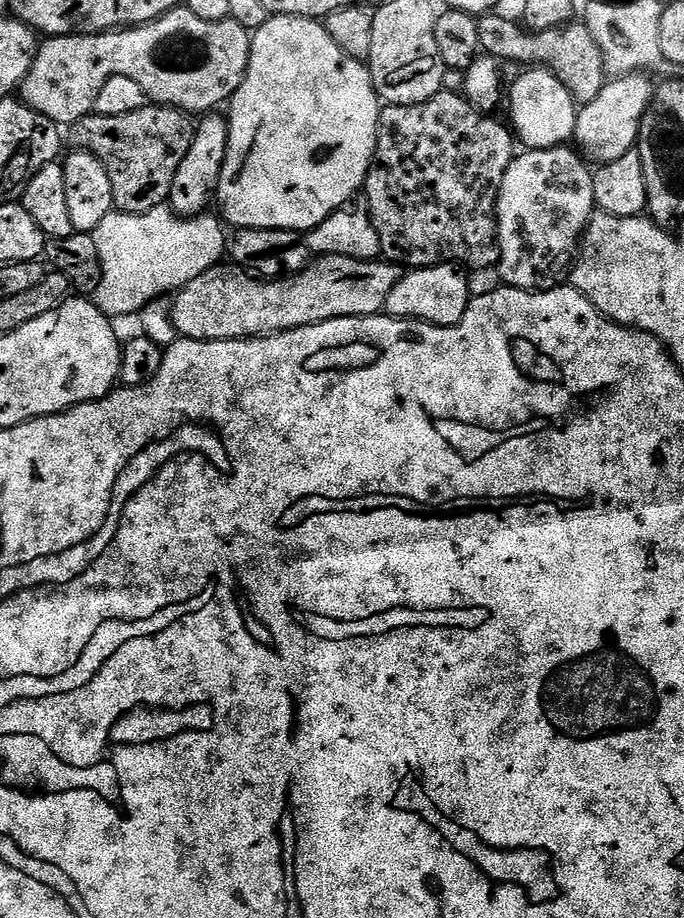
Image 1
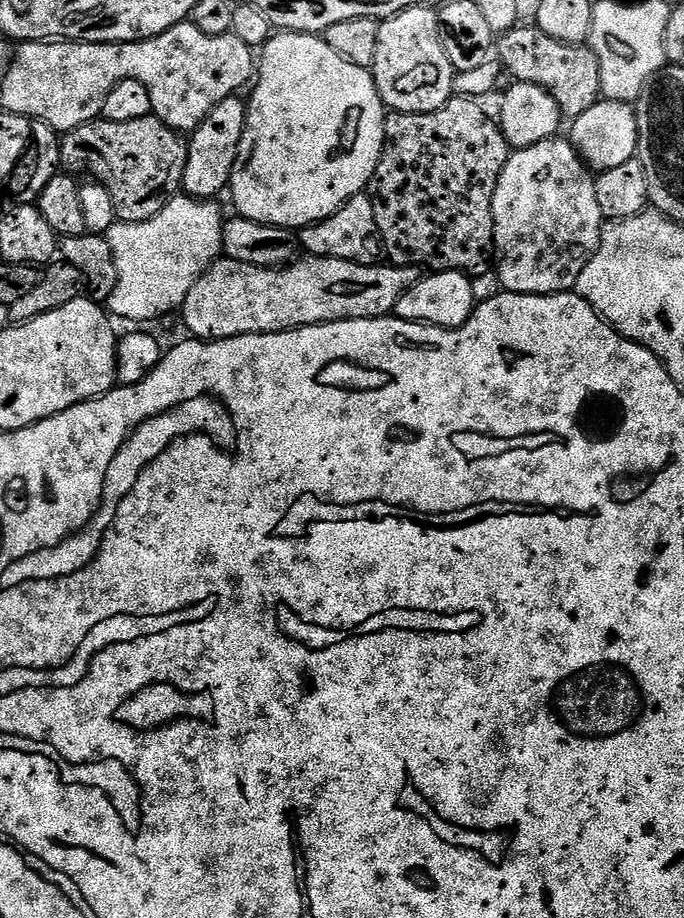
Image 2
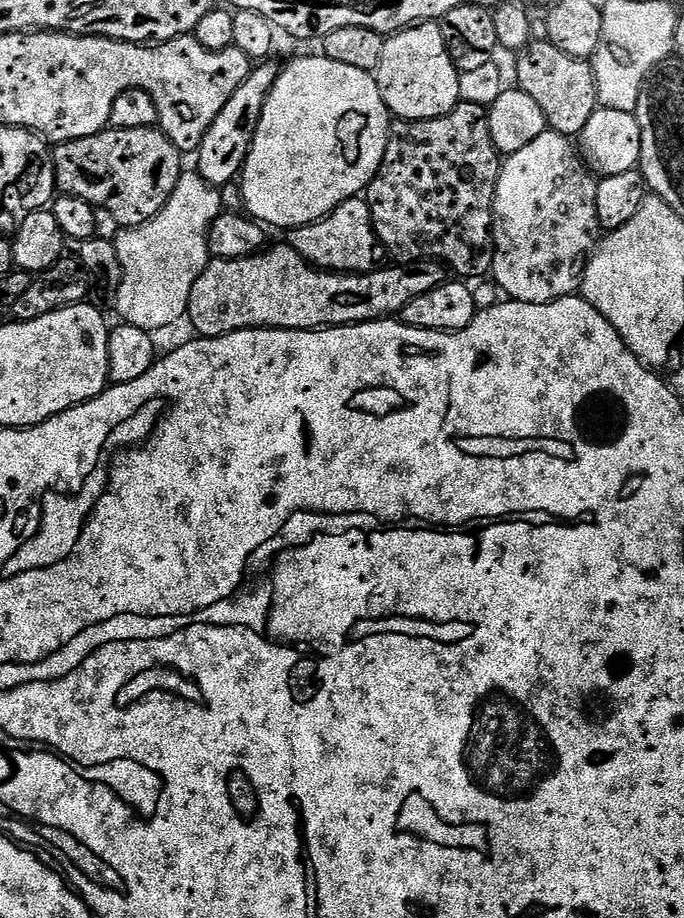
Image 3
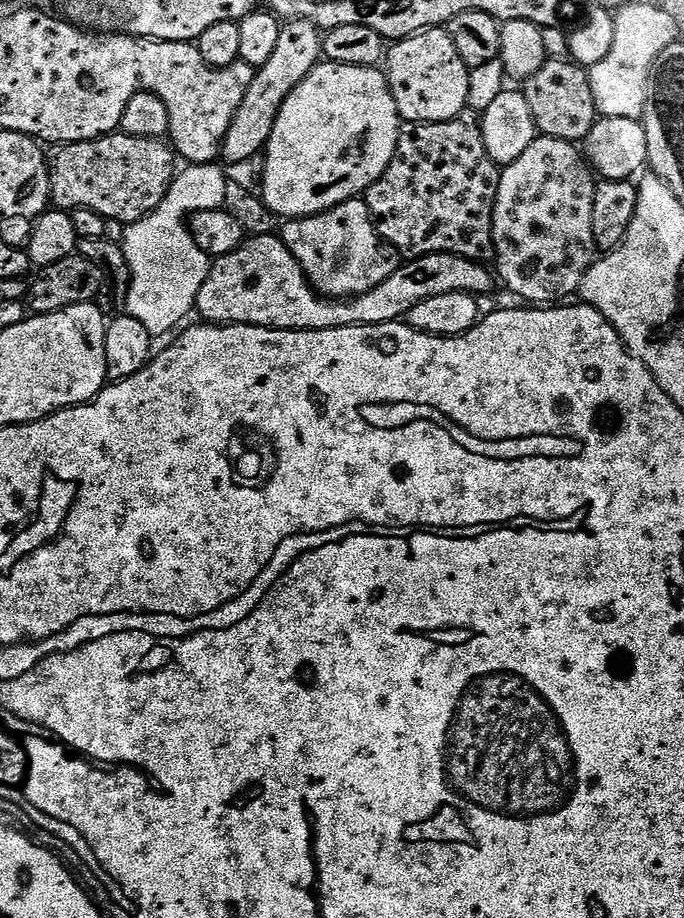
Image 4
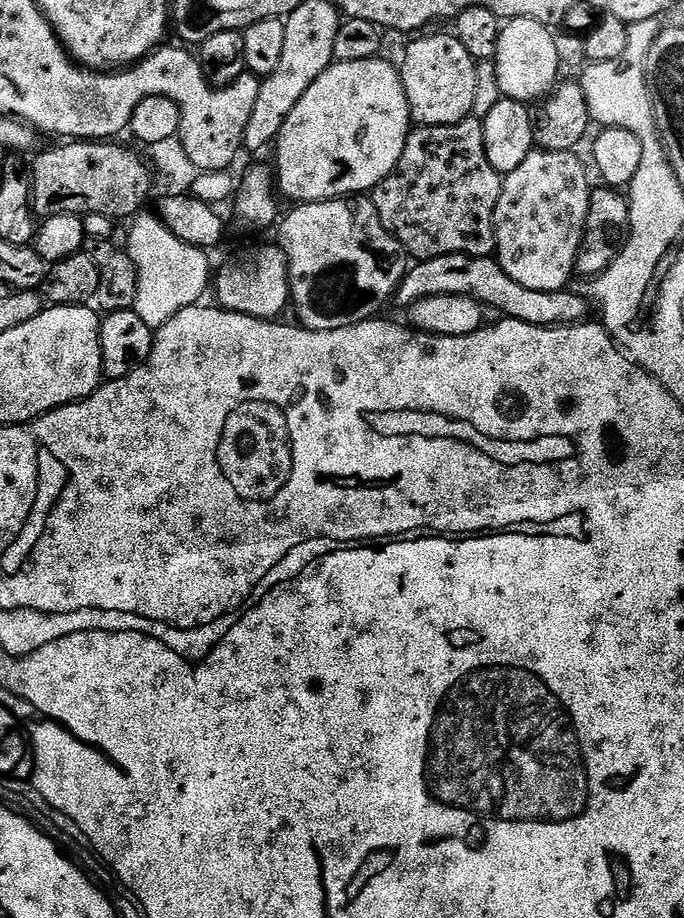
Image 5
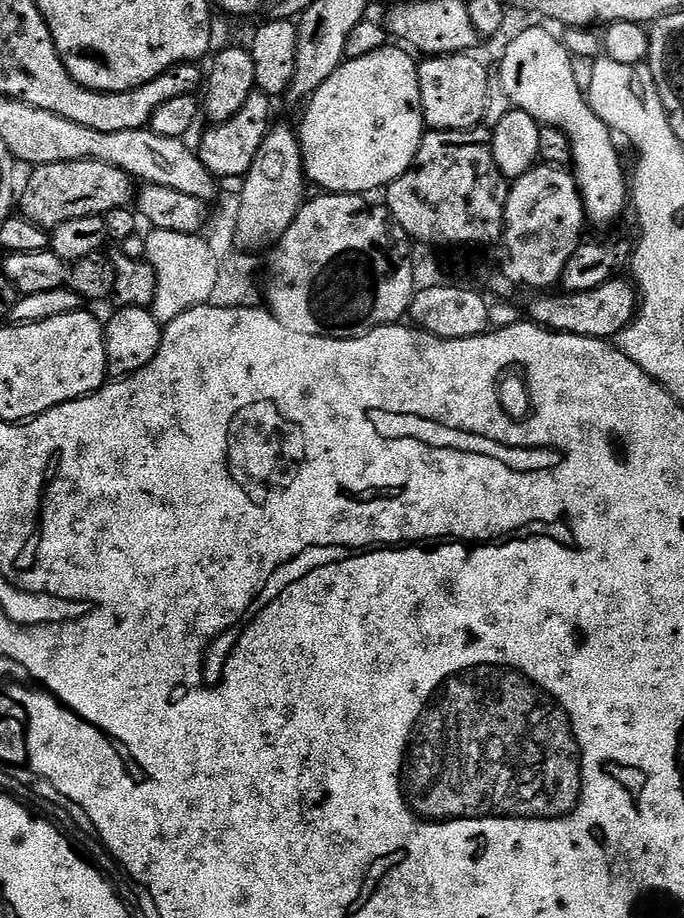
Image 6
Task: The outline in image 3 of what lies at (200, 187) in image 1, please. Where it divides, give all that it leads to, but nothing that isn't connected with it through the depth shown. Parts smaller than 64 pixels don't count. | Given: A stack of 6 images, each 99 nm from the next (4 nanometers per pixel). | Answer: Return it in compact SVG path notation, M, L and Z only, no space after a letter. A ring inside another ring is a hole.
M272 62L257 63L246 82L242 82L242 86L238 86L238 90L230 94L230 102L222 106L210 130L206 130L206 138L202 138L194 159L200 177L207 184L225 186L224 184L230 183L231 180L233 183L239 177L240 171L244 169L250 146L254 142L254 134L258 130L258 118L262 118L262 106L266 106L266 98L274 86L277 75L277 65L272 65Z

